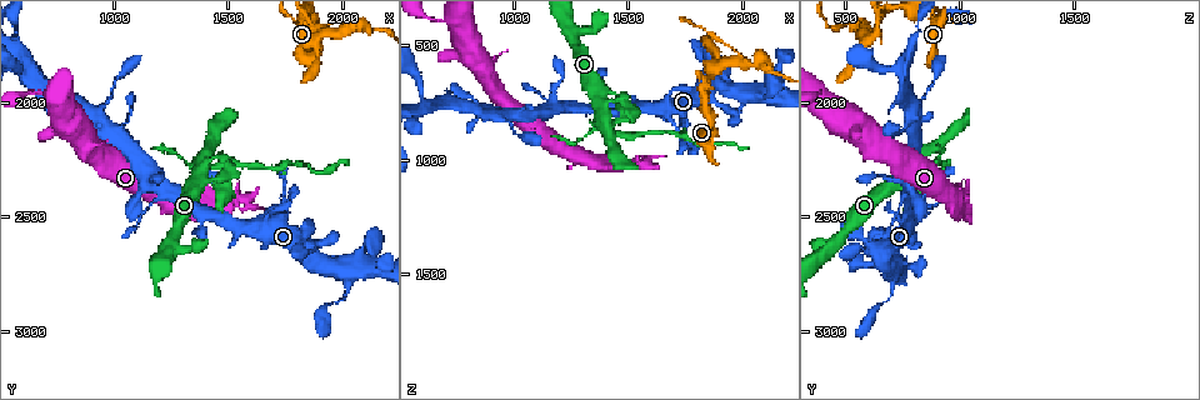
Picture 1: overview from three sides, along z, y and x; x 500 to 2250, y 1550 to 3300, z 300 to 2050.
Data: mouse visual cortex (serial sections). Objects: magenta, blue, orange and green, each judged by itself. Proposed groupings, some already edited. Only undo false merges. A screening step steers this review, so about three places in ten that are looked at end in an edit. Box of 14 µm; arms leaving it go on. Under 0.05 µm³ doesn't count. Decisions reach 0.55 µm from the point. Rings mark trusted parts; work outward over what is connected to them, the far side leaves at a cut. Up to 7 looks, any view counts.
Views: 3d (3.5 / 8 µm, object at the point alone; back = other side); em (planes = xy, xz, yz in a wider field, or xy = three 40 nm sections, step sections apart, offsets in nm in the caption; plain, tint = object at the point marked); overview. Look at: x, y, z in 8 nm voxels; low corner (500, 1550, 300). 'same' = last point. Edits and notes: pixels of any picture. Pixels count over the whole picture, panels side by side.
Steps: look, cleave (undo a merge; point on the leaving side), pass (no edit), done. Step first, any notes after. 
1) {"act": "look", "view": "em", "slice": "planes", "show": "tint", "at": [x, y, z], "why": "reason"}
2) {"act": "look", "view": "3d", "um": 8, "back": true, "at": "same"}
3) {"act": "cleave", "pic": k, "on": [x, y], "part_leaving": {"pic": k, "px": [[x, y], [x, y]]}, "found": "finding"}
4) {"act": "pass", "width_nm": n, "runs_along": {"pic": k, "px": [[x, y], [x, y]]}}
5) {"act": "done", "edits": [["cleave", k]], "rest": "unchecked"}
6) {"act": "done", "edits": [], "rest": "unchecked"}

{"act": "look", "view": "3d", "um": 3.5, "at": [1380, 2270, 800], "why": "three arms meet"}

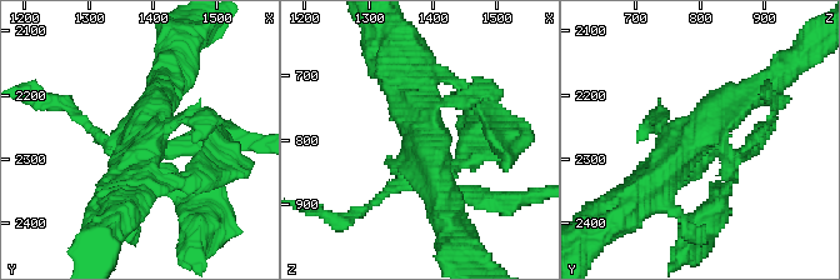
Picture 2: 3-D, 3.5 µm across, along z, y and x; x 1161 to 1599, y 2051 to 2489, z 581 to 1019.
{"act": "look", "view": "em", "slice": "xy", "step": 1, "show": "tint", "at": [1385, 2270, 790], "why": "now the EM"}

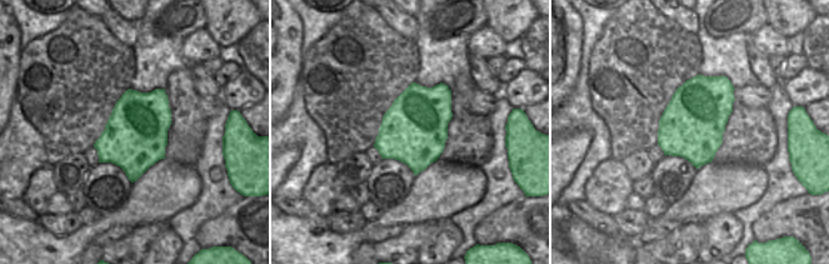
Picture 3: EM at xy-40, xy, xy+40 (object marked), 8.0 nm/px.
{"act": "cleave", "pic": 2, "on": [89, 128], "part_leaving": {"pic": 2, "px": [[730, 156], [743, 156], [761, 134]]}, "found": "two cells meet here"}

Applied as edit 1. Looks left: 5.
{"act": "look", "view": "overview", "why": "redraw"}

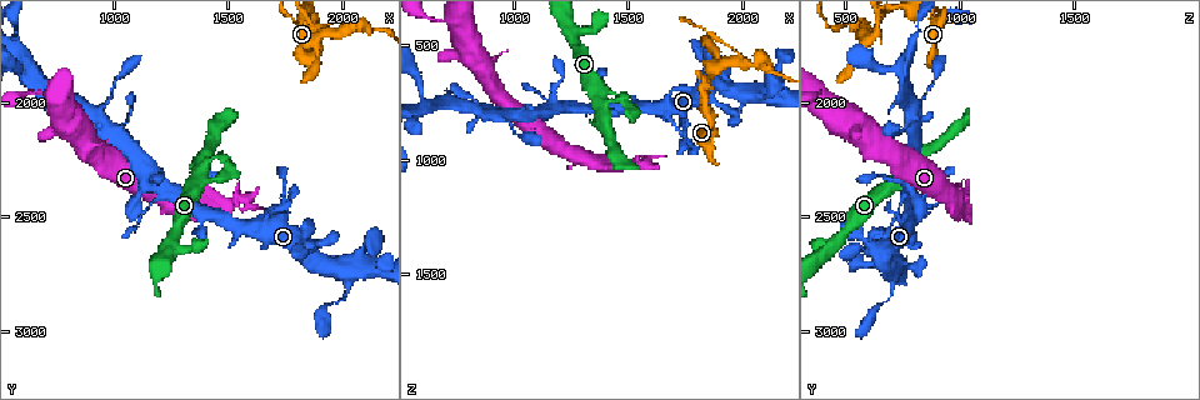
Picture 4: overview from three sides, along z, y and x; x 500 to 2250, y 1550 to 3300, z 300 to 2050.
{"act": "look", "view": "3d", "um": 3.5, "at": [1570, 2410, 1030], "why": "sharp bend"}

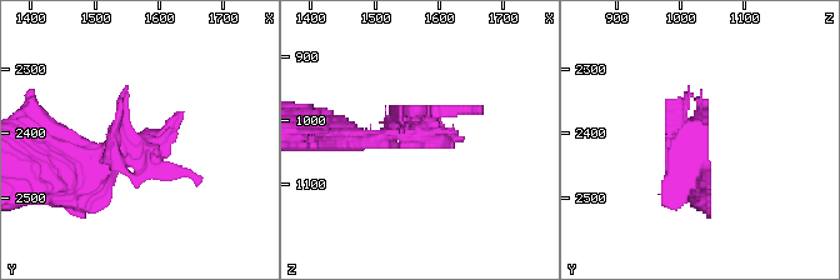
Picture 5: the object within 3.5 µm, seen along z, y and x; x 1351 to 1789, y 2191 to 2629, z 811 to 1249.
{"act": "look", "view": "em", "slice": "planes", "show": "tint", "at": [1560, 2415, 1020]}

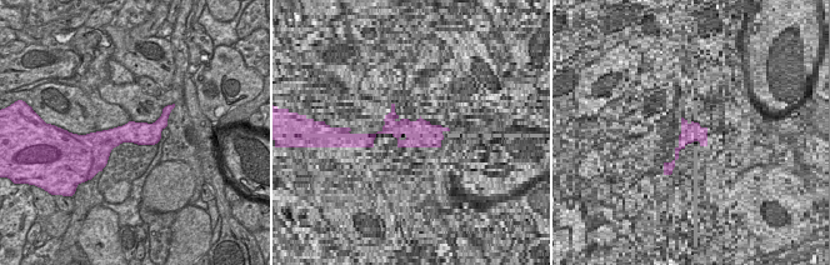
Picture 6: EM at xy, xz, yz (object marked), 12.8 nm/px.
{"act": "pass", "found": "continuous, no second cell"}

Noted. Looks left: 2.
{"act": "look", "view": "em", "slice": "xy", "step": 2, "show": "tint", "at": [2010, 1680, 570], "why": "four arms meet"}

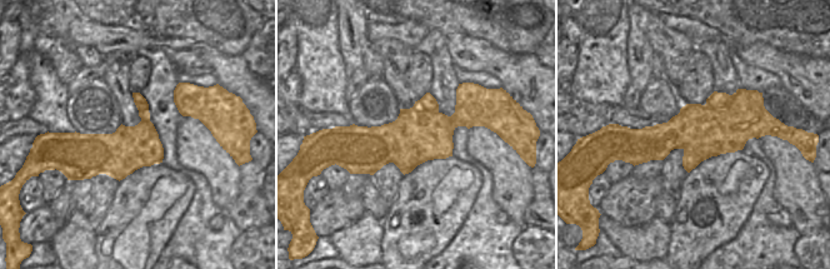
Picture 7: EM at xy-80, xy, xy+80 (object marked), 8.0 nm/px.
{"act": "look", "view": "3d", "um": 3.5, "at": "same", "why": "wider look"}

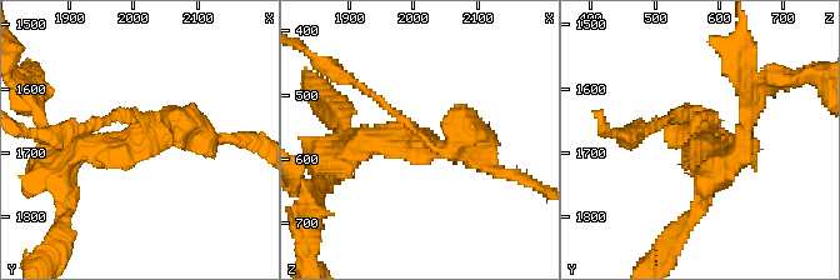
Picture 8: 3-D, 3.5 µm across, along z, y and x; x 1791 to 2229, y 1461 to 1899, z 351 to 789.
{"act": "cleave", "pic": 8, "on": [216, 139], "arm_widths_nm": [100, 200, 300, 300], "part_leaving": {"pic": 8, "px": [[170, 124], [185, 120], [211, 158]]}, "found": "two cells meet here"}

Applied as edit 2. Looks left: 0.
{"act": "done", "edits": [["cleave", 2], ["cleave", 8]], "rest": "unchecked"}

